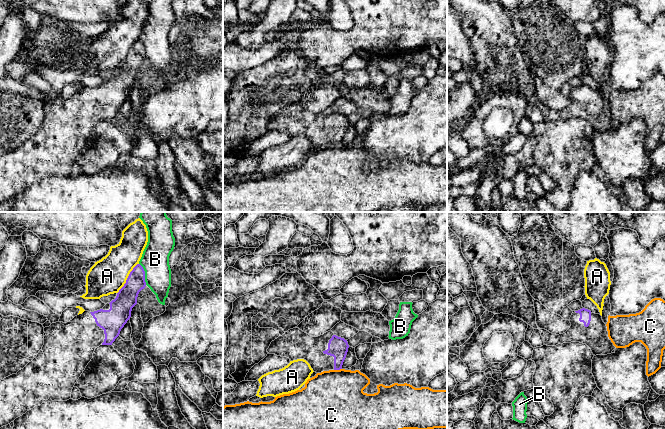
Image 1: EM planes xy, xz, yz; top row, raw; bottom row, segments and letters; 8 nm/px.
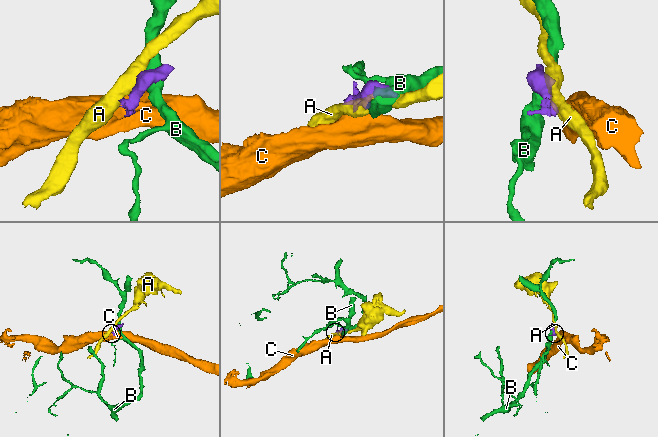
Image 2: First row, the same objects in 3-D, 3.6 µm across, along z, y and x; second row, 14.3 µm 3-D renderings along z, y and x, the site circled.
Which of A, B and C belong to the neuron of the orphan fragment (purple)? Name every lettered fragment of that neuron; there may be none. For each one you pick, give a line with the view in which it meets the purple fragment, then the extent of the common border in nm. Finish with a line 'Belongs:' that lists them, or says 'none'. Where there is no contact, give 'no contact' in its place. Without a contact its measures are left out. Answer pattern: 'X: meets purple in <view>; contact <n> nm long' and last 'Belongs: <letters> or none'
Belongs: none

